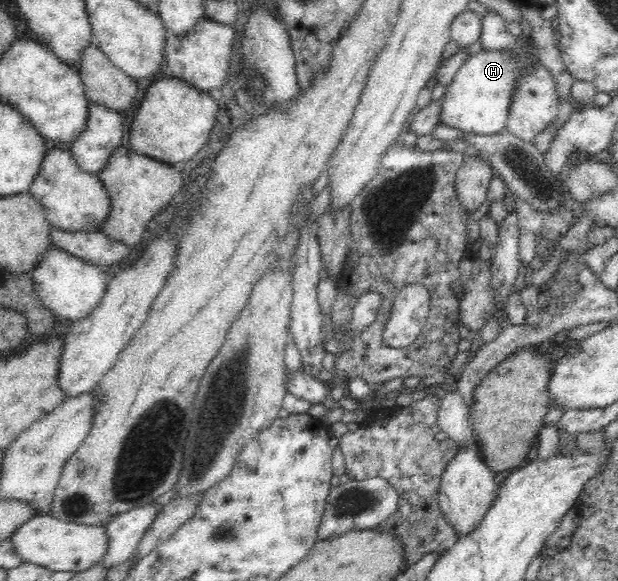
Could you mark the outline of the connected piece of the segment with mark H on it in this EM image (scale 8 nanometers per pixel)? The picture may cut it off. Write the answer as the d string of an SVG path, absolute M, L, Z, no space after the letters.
M481 50L469 56L457 70L453 81L441 96L441 109L437 125L461 131L492 135L505 129L507 110L513 96L513 89L522 74L523 59L513 52Z

